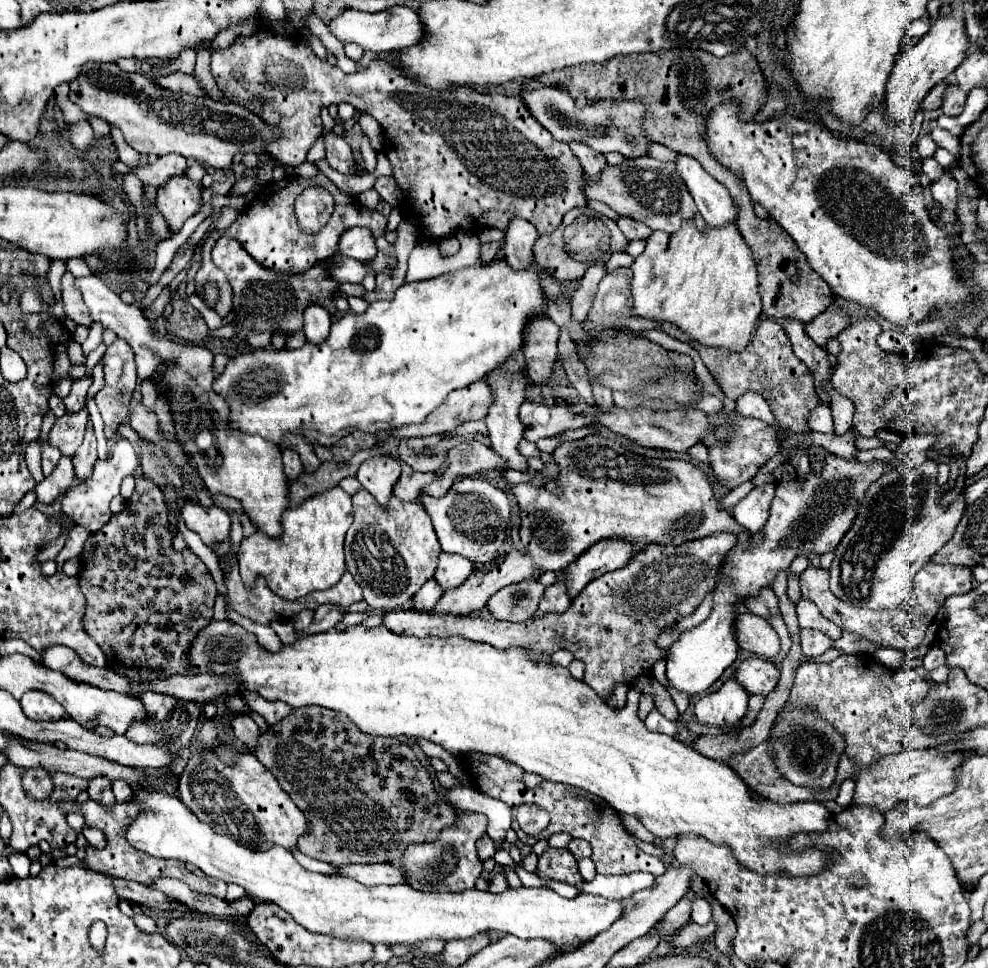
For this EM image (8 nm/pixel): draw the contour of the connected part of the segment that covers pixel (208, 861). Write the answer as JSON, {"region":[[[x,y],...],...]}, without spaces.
{"region":[[[136,786],[134,792],[132,792],[132,798],[130,798],[128,802],[134,802],[134,804],[140,806],[140,814],[124,828],[124,838],[126,838],[134,848],[138,848],[138,850],[142,850],[142,852],[146,852],[146,854],[150,854],[150,856],[156,856],[156,858],[176,858],[176,860],[182,860],[182,862],[186,862],[186,864],[194,864],[194,866],[198,866],[204,874],[208,874],[208,876],[212,876],[212,878],[218,878],[218,880],[224,880],[224,882],[240,884],[252,898],[256,898],[256,900],[260,900],[260,902],[270,902],[270,904],[276,904],[276,906],[284,908],[288,914],[294,916],[294,920],[296,920],[298,924],[302,924],[302,926],[308,928],[310,932],[320,932],[320,934],[324,934],[324,936],[332,936],[332,938],[340,938],[340,940],[354,940],[354,942],[368,942],[368,944],[378,944],[378,942],[382,942],[382,944],[386,944],[386,946],[394,946],[394,944],[400,944],[400,946],[414,946],[416,942],[424,942],[424,940],[430,940],[430,938],[458,940],[458,938],[470,938],[470,936],[476,936],[476,934],[482,934],[482,932],[500,932],[500,934],[514,934],[514,936],[526,938],[526,940],[528,940],[528,938],[552,940],[552,944],[556,944],[558,948],[576,948],[576,946],[580,946],[582,942],[592,940],[596,934],[608,930],[610,924],[612,924],[612,922],[620,916],[620,912],[622,912],[622,904],[620,904],[618,900],[606,900],[606,898],[594,896],[594,894],[580,894],[580,896],[568,900],[568,898],[558,896],[558,894],[556,894],[554,890],[550,890],[550,888],[524,888],[524,886],[522,886],[522,888],[508,888],[508,890],[502,892],[502,894],[494,894],[494,892],[488,892],[488,890],[486,890],[486,892],[480,892],[480,890],[476,890],[476,888],[464,890],[464,892],[458,892],[458,894],[452,894],[452,892],[420,892],[420,890],[416,890],[416,888],[412,888],[412,886],[408,886],[408,884],[396,884],[396,886],[370,886],[370,888],[368,888],[368,886],[358,884],[356,880],[352,880],[352,878],[348,878],[348,876],[310,872],[310,870],[302,868],[302,866],[294,860],[294,856],[292,856],[286,848],[282,848],[282,846],[270,846],[268,850],[254,852],[254,850],[246,848],[244,844],[238,844],[238,842],[232,840],[230,836],[214,832],[206,822],[198,820],[176,796],[172,796],[172,794],[168,794],[168,792],[162,792],[162,790],[158,790],[158,788],[140,788],[140,786]]]}

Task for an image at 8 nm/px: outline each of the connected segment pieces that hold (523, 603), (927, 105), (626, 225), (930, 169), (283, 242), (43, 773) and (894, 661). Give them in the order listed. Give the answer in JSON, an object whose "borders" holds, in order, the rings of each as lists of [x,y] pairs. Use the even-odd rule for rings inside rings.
{"borders":[[[[522,580],[516,584],[508,584],[488,600],[488,608],[498,620],[522,622],[538,610],[538,600],[542,592],[544,586],[538,580]]],[[[944,80],[944,82],[936,84],[936,86],[928,92],[928,96],[926,96],[924,102],[922,102],[922,110],[936,110],[936,108],[940,108],[940,104],[942,104],[942,94],[944,94],[946,84],[948,84],[948,82]]],[[[618,216],[614,222],[618,224],[618,228],[622,230],[622,234],[628,240],[638,240],[638,238],[644,238],[646,240],[650,236],[650,232],[652,232],[648,226],[640,224],[640,222],[636,222],[636,220],[628,218],[628,216]]],[[[928,158],[928,160],[922,162],[922,172],[924,172],[924,176],[930,180],[930,184],[932,184],[936,178],[940,178],[940,176],[944,174],[944,168],[942,168],[936,160]]],[[[318,174],[313,178],[288,176],[280,182],[268,184],[260,192],[260,201],[258,201],[258,198],[255,201],[252,200],[246,206],[246,210],[242,210],[238,220],[230,228],[224,230],[224,234],[238,240],[254,260],[258,260],[260,264],[266,264],[272,270],[278,270],[278,272],[306,272],[312,264],[316,264],[320,260],[330,260],[338,252],[338,240],[340,240],[342,233],[348,228],[354,228],[354,226],[370,228],[374,236],[380,236],[380,234],[384,234],[386,218],[378,210],[364,208],[358,202],[356,196],[348,198],[325,175]],[[325,185],[334,197],[334,202],[336,202],[334,214],[318,234],[306,234],[300,229],[295,217],[295,200],[308,186],[322,186],[325,188]]],[[[28,768],[22,776],[22,786],[26,790],[26,796],[34,800],[46,800],[54,792],[52,772],[46,768]]],[[[880,648],[873,654],[874,659],[876,662],[878,661],[879,664],[882,666],[886,666],[886,668],[898,669],[903,658],[903,652],[901,650],[895,648]]]]}

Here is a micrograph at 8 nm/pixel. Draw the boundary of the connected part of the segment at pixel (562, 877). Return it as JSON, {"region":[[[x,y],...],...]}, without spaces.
{"region":[[[546,848],[546,852],[538,858],[536,876],[566,882],[576,888],[580,888],[584,882],[578,872],[578,860],[568,848]]]}

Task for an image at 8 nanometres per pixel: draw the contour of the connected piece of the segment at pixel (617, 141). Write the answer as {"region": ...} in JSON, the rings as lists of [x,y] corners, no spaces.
{"region":[[[542,88],[532,90],[528,94],[522,94],[522,100],[530,108],[532,116],[556,136],[556,140],[568,142],[568,140],[580,140],[588,146],[592,146],[596,152],[620,152],[622,156],[644,156],[648,140],[644,140],[644,132],[640,130],[640,120],[644,116],[644,106],[640,102],[602,102],[602,104],[586,104],[582,110],[574,108],[572,96],[568,92],[560,92],[558,88]]]}

